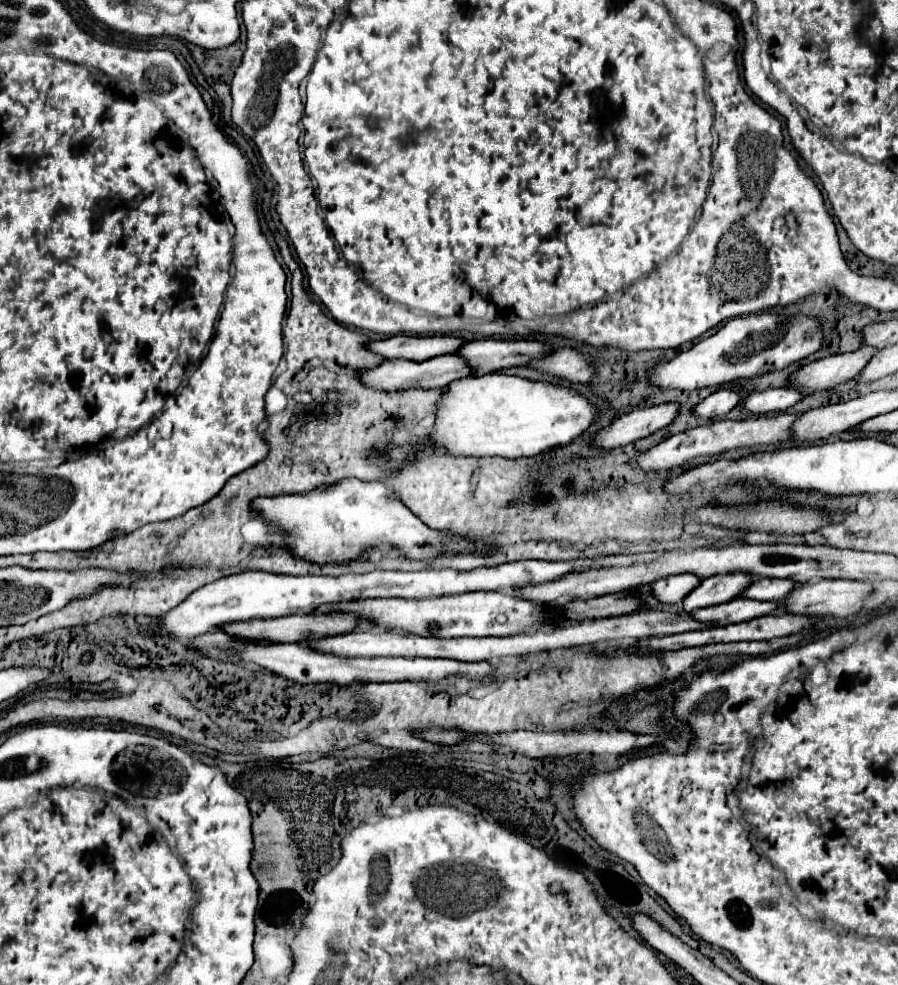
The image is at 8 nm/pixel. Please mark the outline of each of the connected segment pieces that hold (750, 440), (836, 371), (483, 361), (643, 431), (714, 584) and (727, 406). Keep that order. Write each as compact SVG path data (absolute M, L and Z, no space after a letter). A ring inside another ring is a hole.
M781 413L777 417L751 417L745 421L713 421L709 425L699 425L695 429L683 431L679 435L673 435L659 445L651 447L649 451L641 453L639 457L631 459L631 467L641 469L641 471L669 471L675 467L683 467L687 461L695 457L705 457L705 455L719 455L731 449L739 447L751 447L751 445L767 445L767 443L783 443L789 441L791 425L797 419L797 415L791 413Z
M861 347L853 353L823 357L819 361L807 363L789 375L787 387L799 391L803 397L817 391L835 389L839 383L855 379L867 365L869 357L873 357L873 353L875 351L869 347Z
M477 339L461 345L455 355L465 359L473 377L481 377L505 367L523 367L531 359L547 353L551 353L551 349L533 339Z
M665 403L665 405L657 405L651 409L635 409L619 419L615 419L611 425L599 429L597 433L591 435L591 445L599 447L599 449L615 449L615 447L623 447L629 445L637 439L649 437L651 433L655 433L657 429L669 425L673 421L673 417L677 415L679 405L677 403Z
M727 573L727 575L717 575L701 581L685 599L683 599L683 609L689 613L693 609L701 607L711 607L719 605L725 601L731 601L733 597L741 595L741 589L751 583L751 577L745 573Z
M719 389L715 393L711 393L709 397L705 397L695 409L693 415L697 419L705 419L711 421L715 417L721 417L725 413L729 413L735 405L739 403L739 393L731 391L731 389Z

